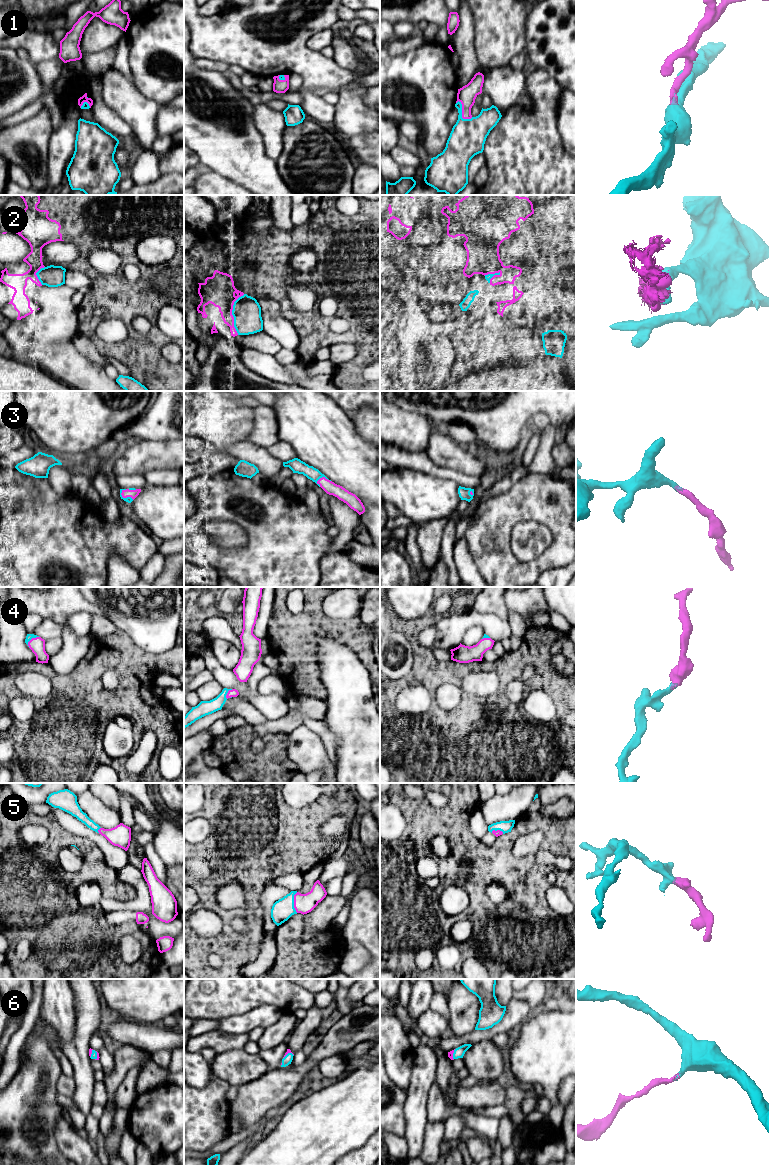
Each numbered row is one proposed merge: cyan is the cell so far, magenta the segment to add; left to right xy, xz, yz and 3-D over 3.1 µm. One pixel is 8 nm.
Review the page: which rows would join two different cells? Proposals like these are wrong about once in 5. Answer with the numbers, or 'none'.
2

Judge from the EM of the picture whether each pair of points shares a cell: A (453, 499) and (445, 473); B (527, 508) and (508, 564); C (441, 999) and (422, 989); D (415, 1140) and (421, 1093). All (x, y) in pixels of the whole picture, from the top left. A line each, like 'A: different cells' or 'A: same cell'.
A: different cells
B: same cell
C: different cells
D: same cell

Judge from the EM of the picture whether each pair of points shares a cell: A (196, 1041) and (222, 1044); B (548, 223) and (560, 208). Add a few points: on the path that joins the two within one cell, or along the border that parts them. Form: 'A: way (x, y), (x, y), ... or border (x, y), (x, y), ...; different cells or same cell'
A: way (202, 1041), (216, 1041); same cell
B: way (549, 219), (556, 212); same cell

